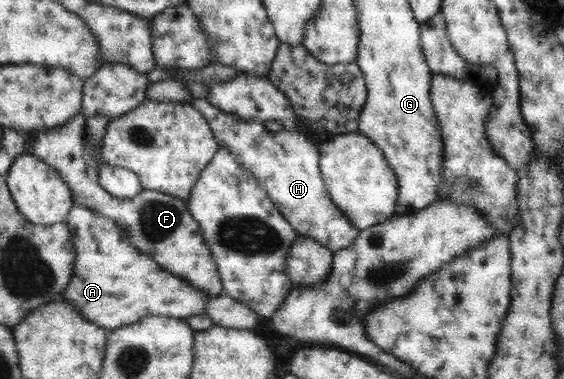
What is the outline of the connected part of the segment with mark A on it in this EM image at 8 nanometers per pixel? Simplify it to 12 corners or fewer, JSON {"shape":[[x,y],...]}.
{"shape":[[74,203],[62,297],[104,330],[205,314],[210,296]]}

